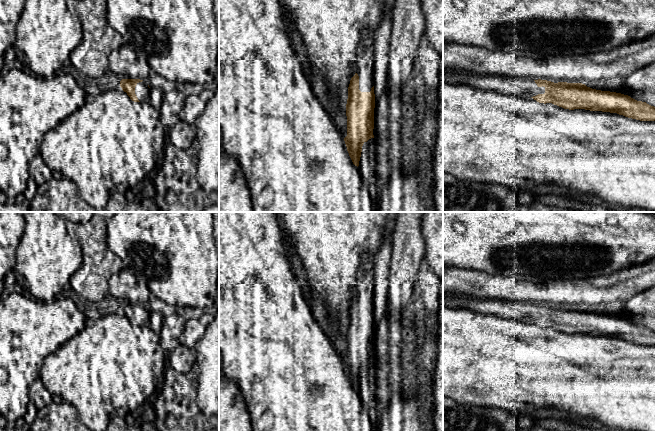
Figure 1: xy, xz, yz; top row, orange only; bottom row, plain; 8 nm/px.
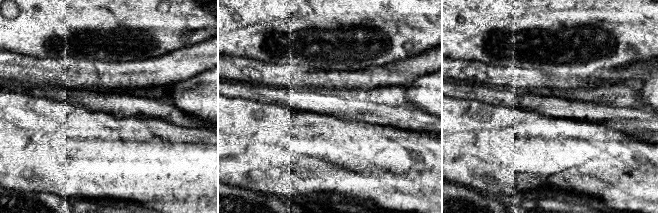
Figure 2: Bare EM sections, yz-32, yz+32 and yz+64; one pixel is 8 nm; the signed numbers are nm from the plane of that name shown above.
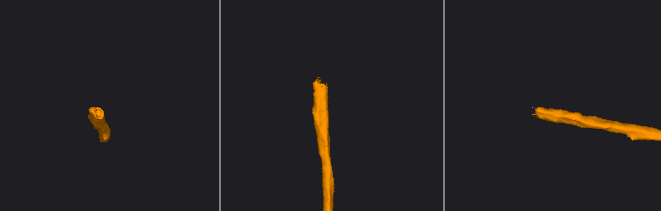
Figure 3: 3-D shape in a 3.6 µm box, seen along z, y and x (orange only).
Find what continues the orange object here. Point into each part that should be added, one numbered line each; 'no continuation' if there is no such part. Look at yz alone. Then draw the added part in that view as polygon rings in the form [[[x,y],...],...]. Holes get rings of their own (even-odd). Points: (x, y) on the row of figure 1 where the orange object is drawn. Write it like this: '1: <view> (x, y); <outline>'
1: yz (521, 87); [[[443,71],[443,81],[452,84],[470,85],[482,90],[493,90],[513,94],[518,97],[533,97],[545,93],[545,87],[538,87],[534,80],[507,76],[486,76],[456,72],[448,74]]]

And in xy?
1: xy (142, 91); [[[146,81],[137,83],[135,94],[140,102],[148,101],[150,99],[150,88]]]

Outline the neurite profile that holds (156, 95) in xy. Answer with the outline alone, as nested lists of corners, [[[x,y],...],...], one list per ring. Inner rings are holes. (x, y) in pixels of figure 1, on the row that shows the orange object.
[[[150,88],[150,99],[148,102],[156,109],[159,110],[162,105],[162,97],[164,95],[164,92],[156,89],[156,88]]]

